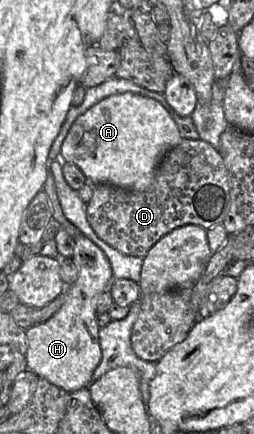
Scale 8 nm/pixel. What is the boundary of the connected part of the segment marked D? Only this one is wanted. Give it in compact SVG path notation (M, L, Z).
M183 139L173 147L162 159L159 164L154 181L152 185L143 192L129 191L122 188L112 186L110 184L96 184L93 185L93 194L90 201L87 203L87 220L91 225L92 229L107 244L109 244L114 249L117 249L123 254L135 257L144 258L151 247L157 243L164 235L168 234L172 230L187 225L193 224L203 227L204 229L210 229L211 227L220 224L224 221L230 204L230 185L229 185L229 174L226 166L224 164L223 158L220 153L208 142L201 139Z

